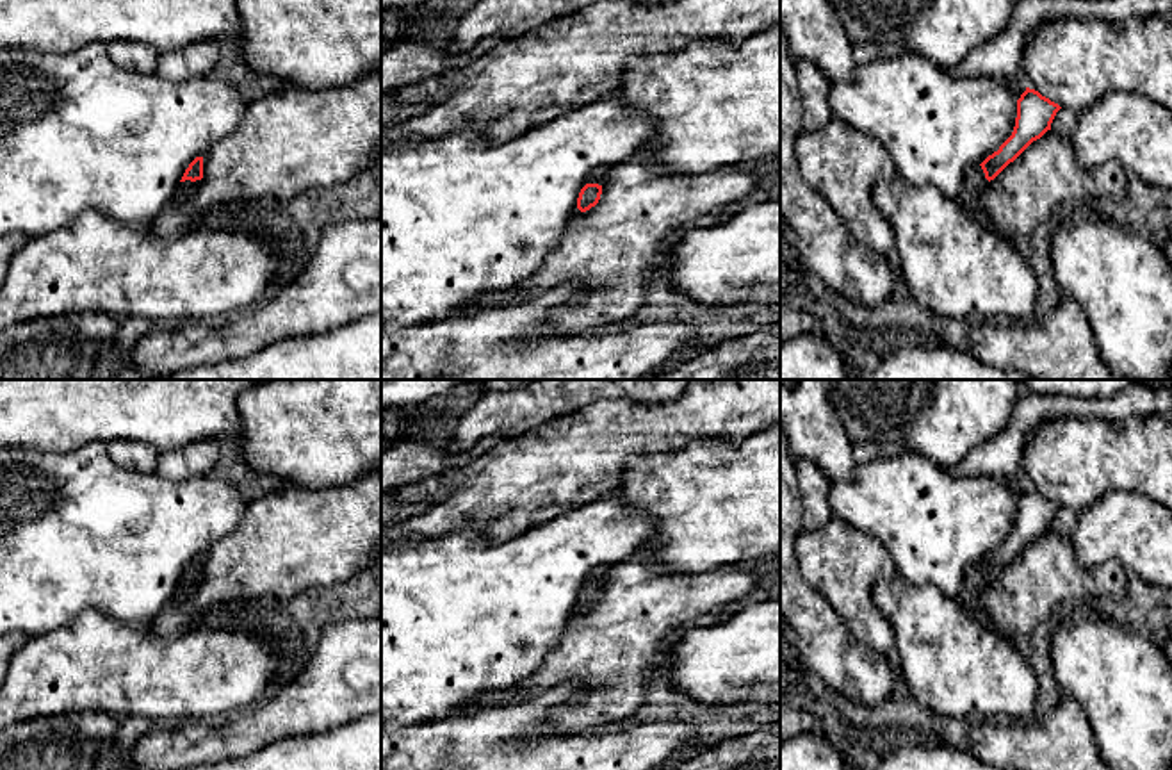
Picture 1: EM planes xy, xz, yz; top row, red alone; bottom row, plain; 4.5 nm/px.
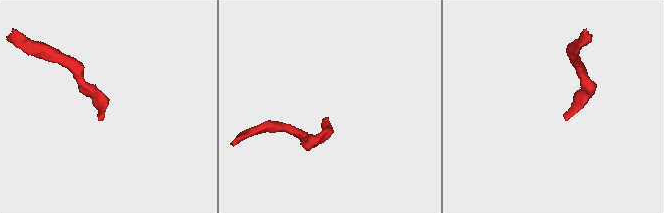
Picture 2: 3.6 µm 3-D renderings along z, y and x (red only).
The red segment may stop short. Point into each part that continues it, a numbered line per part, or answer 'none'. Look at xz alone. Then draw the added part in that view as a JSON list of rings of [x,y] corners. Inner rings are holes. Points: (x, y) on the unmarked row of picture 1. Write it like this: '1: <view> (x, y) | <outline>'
1: xz (597, 574) | [[[598,565],[590,572],[588,583],[598,583],[602,585],[606,576],[607,576],[609,567],[607,565]]]

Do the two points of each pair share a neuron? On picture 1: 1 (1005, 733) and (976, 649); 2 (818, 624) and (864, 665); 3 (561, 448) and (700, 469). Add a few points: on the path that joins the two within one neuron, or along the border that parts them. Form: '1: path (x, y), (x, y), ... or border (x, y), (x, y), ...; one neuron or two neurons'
1: border (1032, 715), (1023, 720), (978, 722); two neurons
2: path (829, 635), (854, 660); one neuron
3: border (670, 451), (631, 457), (622, 480), (604, 492); two neurons

